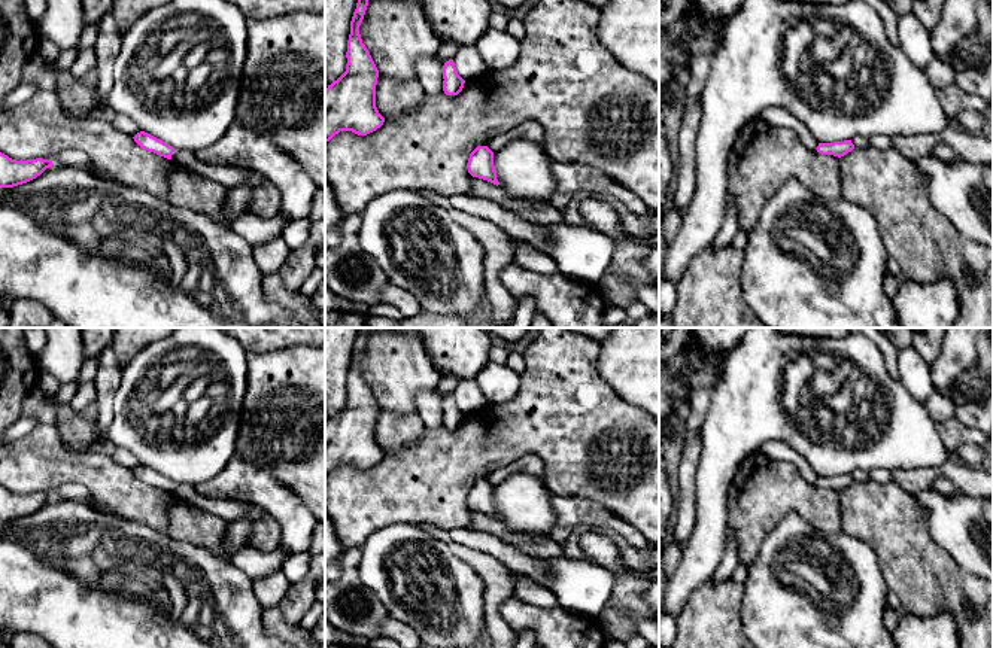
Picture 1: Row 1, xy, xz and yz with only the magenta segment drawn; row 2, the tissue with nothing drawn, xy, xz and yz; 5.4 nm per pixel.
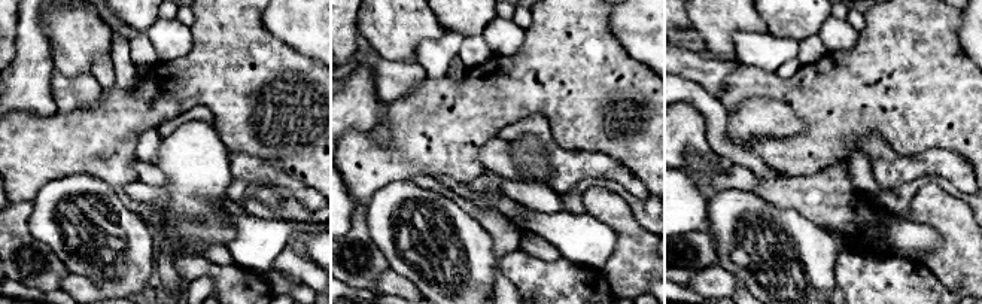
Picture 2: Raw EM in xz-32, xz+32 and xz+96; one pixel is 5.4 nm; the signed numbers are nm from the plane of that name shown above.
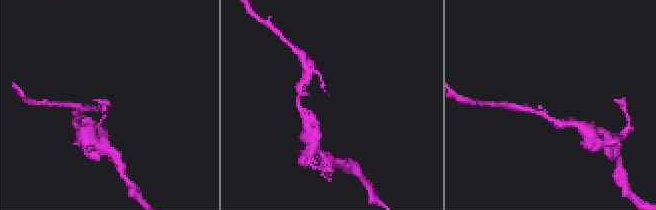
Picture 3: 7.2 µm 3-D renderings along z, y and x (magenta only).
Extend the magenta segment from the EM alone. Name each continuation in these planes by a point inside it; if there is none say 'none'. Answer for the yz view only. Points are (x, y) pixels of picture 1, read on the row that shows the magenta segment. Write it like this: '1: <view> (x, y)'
none

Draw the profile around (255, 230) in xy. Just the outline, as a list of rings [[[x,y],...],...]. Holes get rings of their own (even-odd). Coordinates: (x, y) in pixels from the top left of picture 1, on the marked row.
[[[248,212],[236,219],[233,229],[250,246],[256,246],[280,237],[289,220],[291,217],[280,213],[261,217]]]

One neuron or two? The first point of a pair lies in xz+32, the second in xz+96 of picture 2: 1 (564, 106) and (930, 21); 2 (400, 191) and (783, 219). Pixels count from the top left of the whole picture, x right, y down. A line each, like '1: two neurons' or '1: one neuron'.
1: one neuron
2: one neuron

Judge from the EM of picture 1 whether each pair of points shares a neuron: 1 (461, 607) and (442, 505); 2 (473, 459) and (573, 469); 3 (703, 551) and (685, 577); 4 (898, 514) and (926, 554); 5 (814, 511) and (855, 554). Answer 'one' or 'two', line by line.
1: two
2: one
3: one
4: one
5: two

